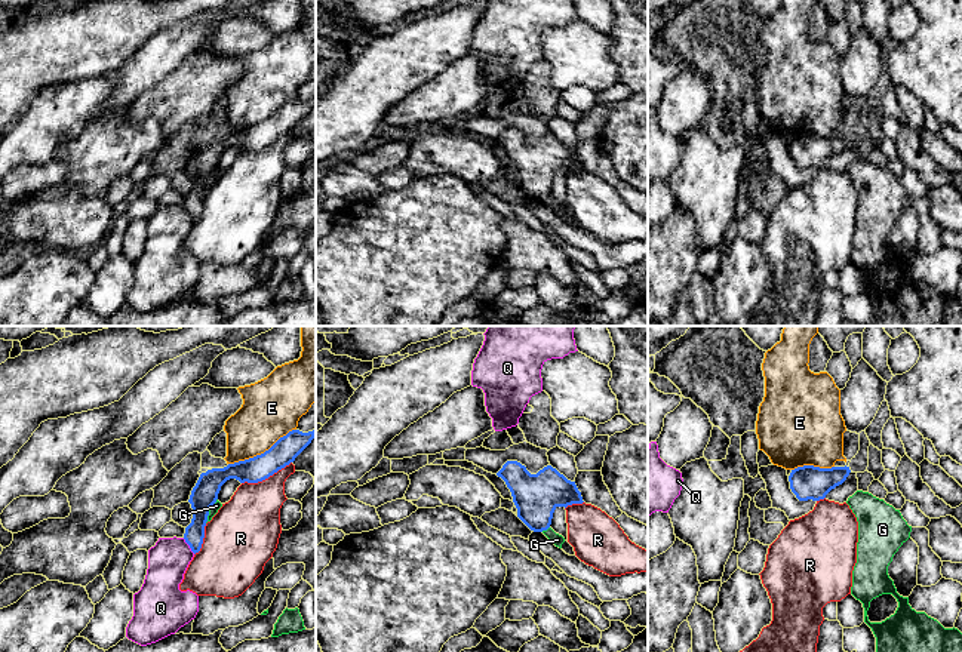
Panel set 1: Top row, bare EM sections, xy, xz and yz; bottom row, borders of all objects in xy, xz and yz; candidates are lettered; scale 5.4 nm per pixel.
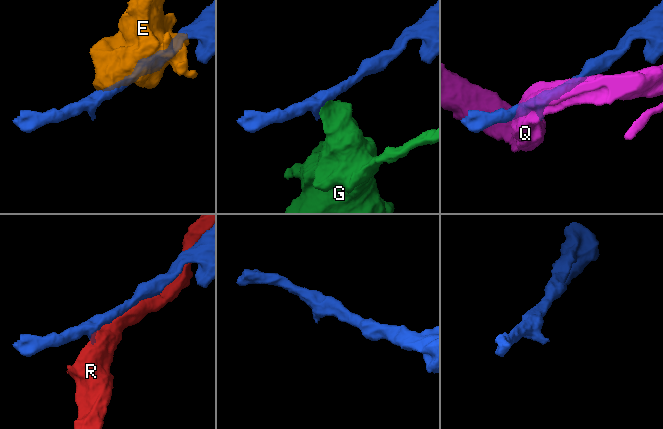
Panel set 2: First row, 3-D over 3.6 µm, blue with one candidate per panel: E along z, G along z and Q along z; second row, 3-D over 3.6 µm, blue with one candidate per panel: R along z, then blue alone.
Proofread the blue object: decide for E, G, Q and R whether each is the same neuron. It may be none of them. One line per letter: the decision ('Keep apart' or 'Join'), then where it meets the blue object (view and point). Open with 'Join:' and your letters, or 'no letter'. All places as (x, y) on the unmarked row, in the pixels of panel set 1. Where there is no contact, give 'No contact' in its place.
Join: no letter
E: Keep apart. Touches blue at xy (261, 122)
G: Keep apart. Touches blue at xy (209, 177)
Q: Keep apart. Touches blue at xy (188, 212)
R: Keep apart. Touches blue at xy (266, 145)

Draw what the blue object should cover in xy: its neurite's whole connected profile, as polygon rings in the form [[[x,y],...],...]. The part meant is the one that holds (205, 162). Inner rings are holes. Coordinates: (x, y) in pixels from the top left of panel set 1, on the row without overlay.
[[[292,98],[261,123],[202,141],[188,167],[193,187],[185,196],[184,207],[191,219],[194,222],[200,219],[209,178],[216,170],[221,154],[227,148],[236,147],[240,151],[262,150],[293,130],[314,105],[314,98],[308,101]]]

